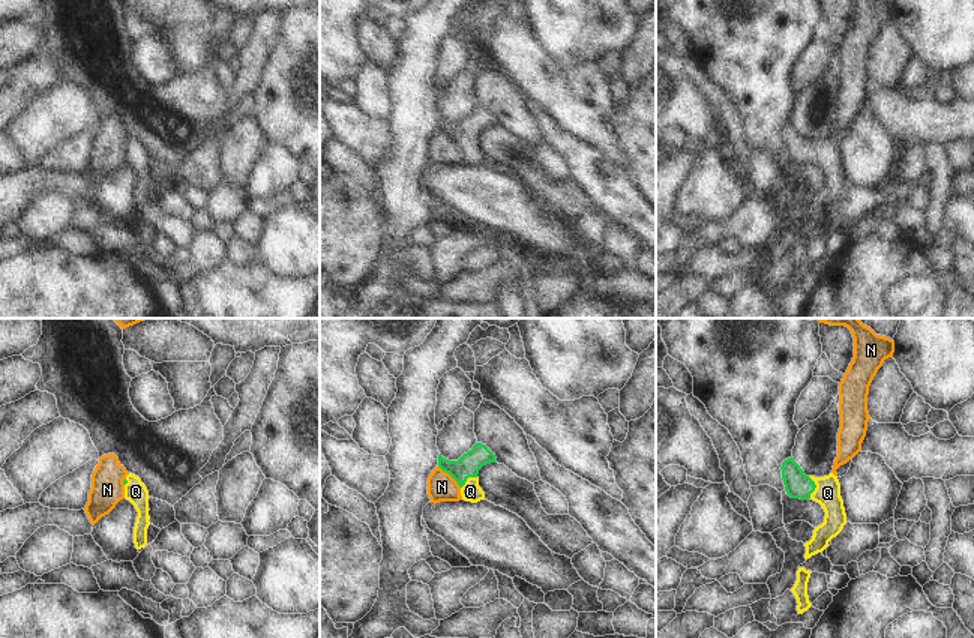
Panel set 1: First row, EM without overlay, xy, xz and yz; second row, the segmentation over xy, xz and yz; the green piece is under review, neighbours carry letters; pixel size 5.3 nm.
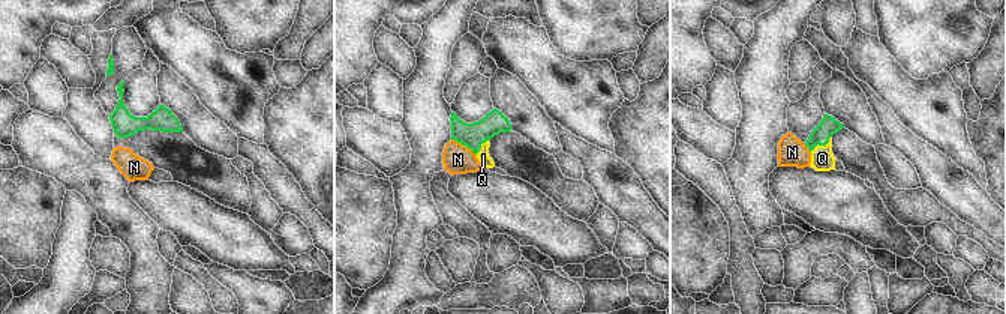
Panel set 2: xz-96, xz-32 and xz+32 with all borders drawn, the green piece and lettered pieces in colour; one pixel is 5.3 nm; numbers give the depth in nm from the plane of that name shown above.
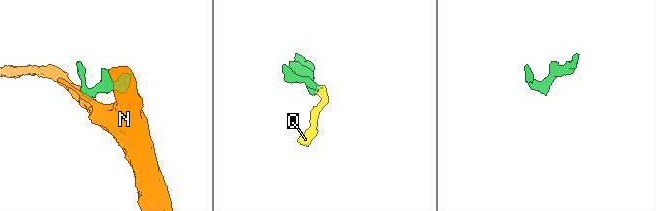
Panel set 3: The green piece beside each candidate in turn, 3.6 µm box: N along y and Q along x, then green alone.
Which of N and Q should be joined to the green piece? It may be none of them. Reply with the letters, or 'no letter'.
Q

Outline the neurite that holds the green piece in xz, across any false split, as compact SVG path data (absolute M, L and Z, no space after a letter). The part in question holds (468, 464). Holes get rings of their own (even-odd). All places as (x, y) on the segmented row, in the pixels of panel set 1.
M476 443L471 450L458 461L449 461L438 455L438 467L449 473L461 486L462 500L477 503L485 500L485 492L479 486L479 470L495 462L495 455L482 443Z

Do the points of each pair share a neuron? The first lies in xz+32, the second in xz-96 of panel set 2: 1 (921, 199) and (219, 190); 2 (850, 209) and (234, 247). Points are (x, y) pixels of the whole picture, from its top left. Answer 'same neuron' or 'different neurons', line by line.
1: same neuron
2: same neuron

